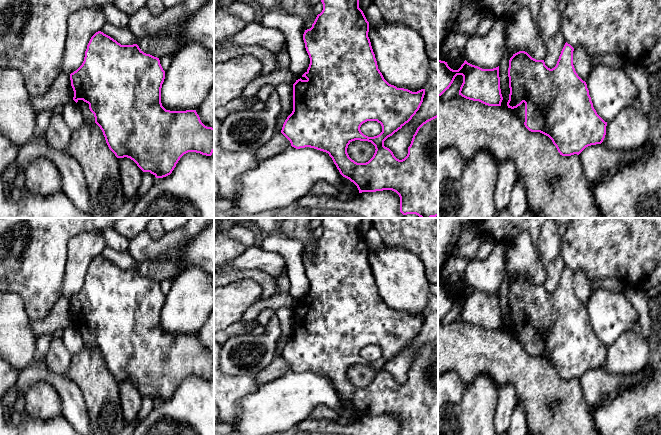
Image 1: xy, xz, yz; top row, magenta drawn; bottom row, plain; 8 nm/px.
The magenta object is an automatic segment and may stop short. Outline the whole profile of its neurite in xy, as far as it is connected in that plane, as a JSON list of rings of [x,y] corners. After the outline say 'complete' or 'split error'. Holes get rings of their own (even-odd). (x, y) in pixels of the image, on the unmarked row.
[[[101,255],[91,261],[82,289],[70,298],[73,324],[82,335],[84,346],[96,347],[100,351],[109,373],[117,382],[130,382],[143,396],[150,396],[156,402],[170,399],[180,382],[188,376],[206,380],[214,376],[214,352],[205,350],[196,334],[170,335],[162,330],[164,303],[165,295],[159,282],[144,277],[137,268],[121,269]]]; split error

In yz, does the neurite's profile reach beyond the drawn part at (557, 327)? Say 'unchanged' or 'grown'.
grown

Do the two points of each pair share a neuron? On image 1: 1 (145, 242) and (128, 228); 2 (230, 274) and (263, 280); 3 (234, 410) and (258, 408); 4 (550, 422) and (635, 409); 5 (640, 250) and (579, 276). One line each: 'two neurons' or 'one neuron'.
1: two neurons
2: one neuron
3: two neurons
4: two neurons
5: two neurons

